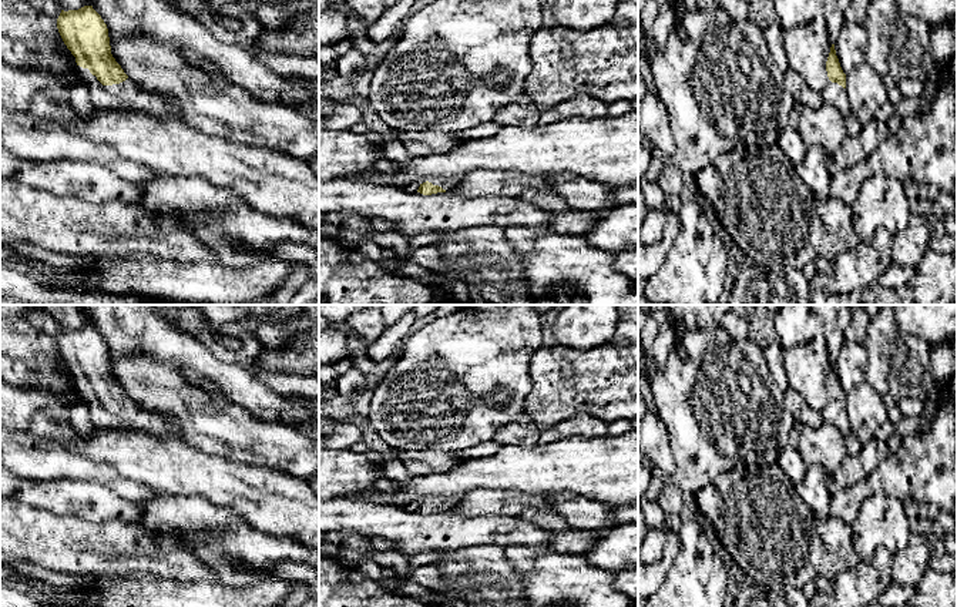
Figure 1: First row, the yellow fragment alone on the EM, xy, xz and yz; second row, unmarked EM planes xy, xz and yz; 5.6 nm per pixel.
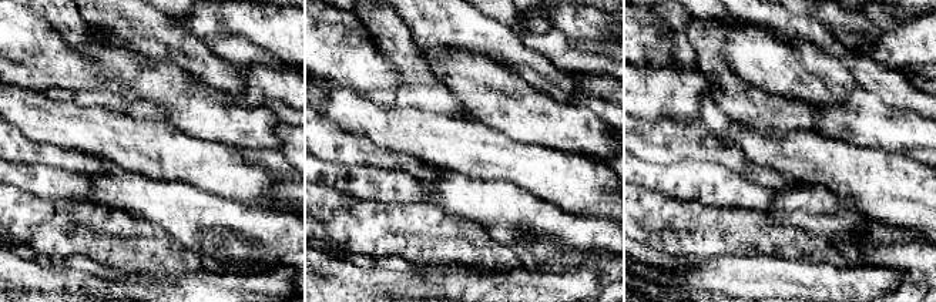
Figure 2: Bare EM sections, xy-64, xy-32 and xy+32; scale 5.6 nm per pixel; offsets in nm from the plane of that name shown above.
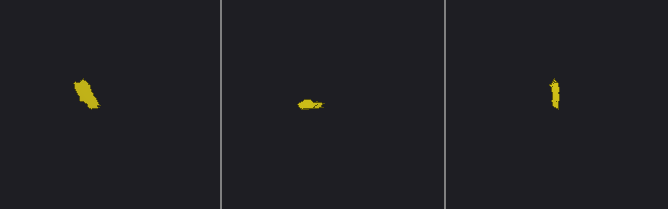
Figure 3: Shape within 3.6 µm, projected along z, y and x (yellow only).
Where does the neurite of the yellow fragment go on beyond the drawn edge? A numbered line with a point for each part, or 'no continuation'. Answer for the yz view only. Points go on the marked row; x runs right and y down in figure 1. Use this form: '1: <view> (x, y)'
1: yz (835, 94)

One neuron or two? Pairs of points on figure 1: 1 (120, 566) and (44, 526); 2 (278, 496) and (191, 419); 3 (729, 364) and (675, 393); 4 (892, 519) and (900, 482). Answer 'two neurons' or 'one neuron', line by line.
1: one neuron
2: two neurons
3: one neuron
4: two neurons

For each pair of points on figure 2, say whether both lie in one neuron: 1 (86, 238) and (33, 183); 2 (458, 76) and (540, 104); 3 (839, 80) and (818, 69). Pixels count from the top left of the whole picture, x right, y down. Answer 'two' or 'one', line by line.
1: two
2: one
3: one

